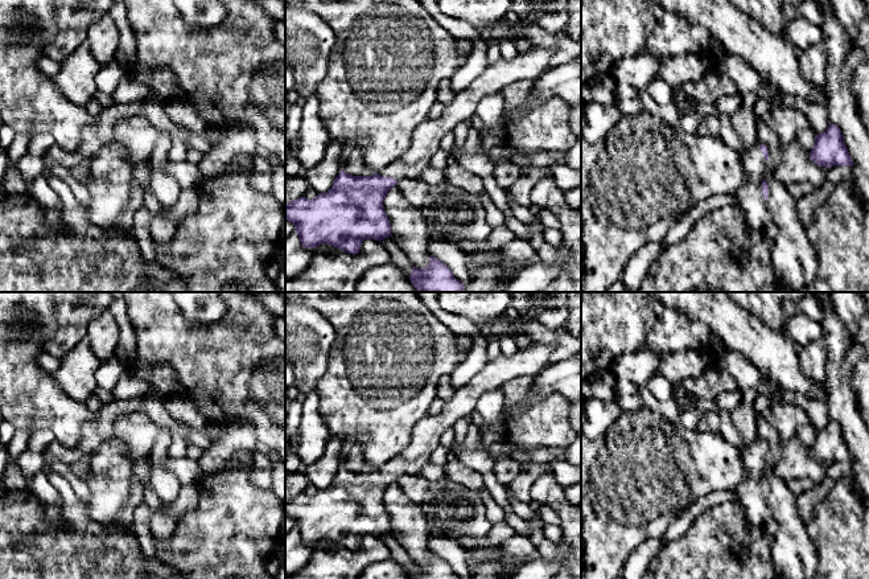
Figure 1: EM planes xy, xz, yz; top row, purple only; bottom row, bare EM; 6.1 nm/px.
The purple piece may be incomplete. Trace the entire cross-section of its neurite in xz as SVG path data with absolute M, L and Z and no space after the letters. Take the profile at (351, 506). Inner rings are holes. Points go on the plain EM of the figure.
M555 342L531 344L512 356L498 356L490 360L465 386L456 389L454 395L445 402L437 415L427 415L413 428L409 444L392 460L378 467L372 472L353 472L343 465L334 475L333 482L320 489L316 494L301 493L285 500L285 514L296 523L296 530L304 543L314 545L320 541L334 542L347 550L358 550L365 535L382 537L392 533L390 516L384 508L383 497L387 488L399 476L421 475L423 468L432 460L433 452L440 447L444 432L460 419L469 419L482 395L501 389L510 381L528 375L536 377L551 364L551 353Z

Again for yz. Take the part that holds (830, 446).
M831 419L824 428L815 432L815 442L810 452L819 463L853 461L840 424Z

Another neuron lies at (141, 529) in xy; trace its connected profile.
M143 502L133 514L133 525L132 531L137 537L140 550L143 557L147 560L152 560L156 557L156 538L153 537L149 526L149 518L151 518L151 509L145 502Z

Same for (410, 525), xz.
M398 481L387 488L383 502L394 535L415 563L427 564L431 558L428 542L432 538L428 516L403 492Z

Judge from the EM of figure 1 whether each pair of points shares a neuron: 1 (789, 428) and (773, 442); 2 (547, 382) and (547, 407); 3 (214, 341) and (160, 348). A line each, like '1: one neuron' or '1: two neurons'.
1: two neurons
2: two neurons
3: one neuron

